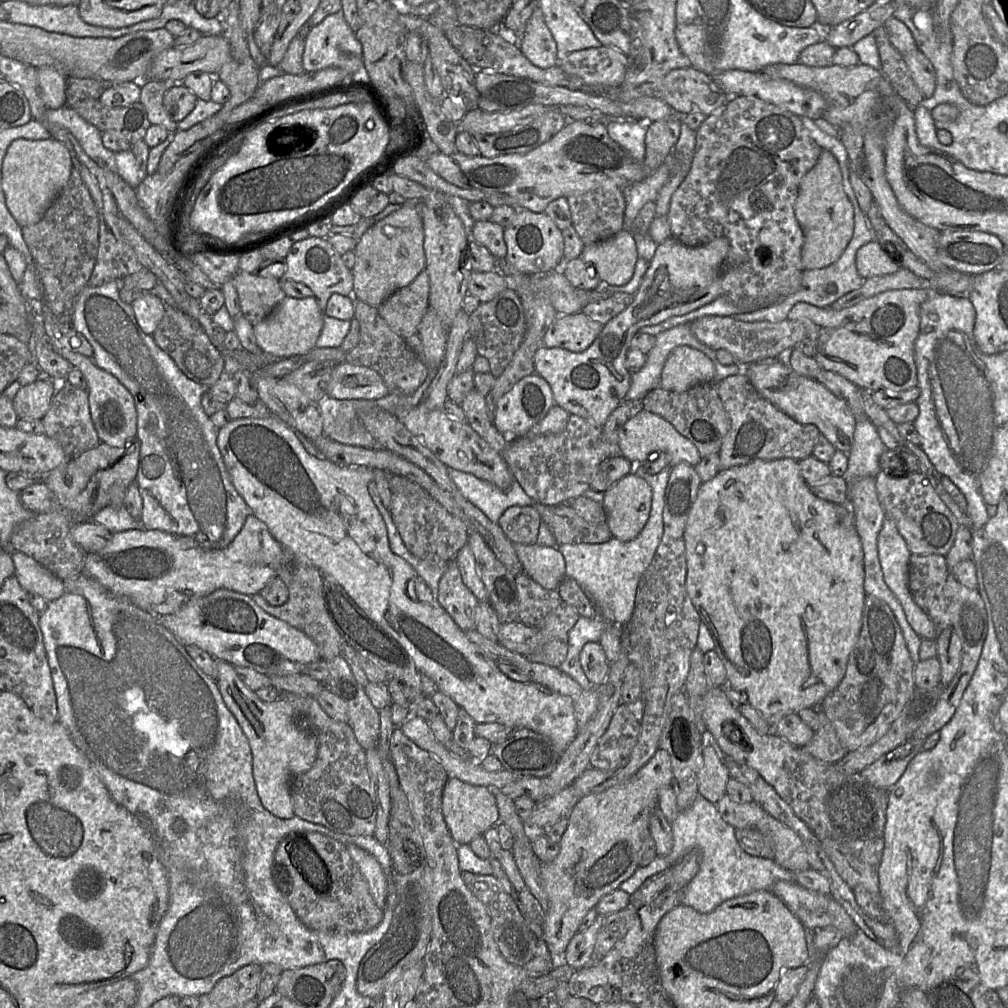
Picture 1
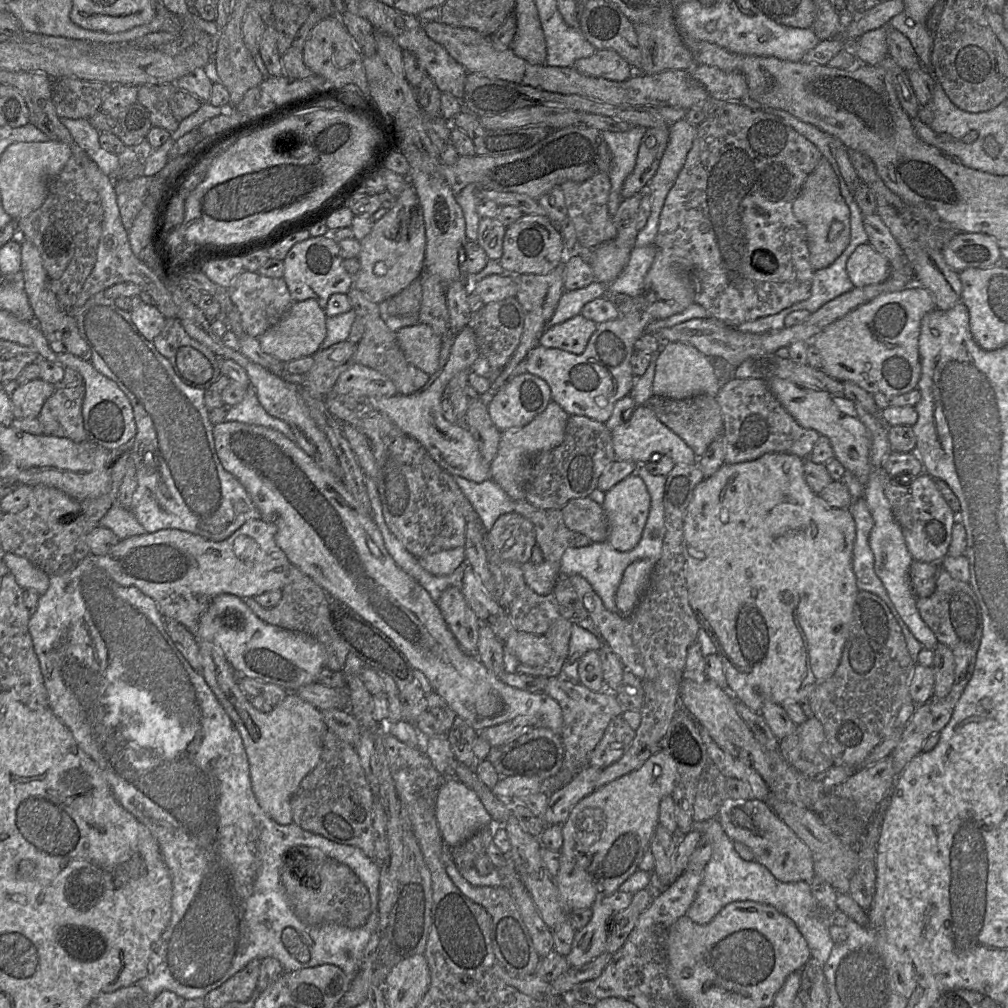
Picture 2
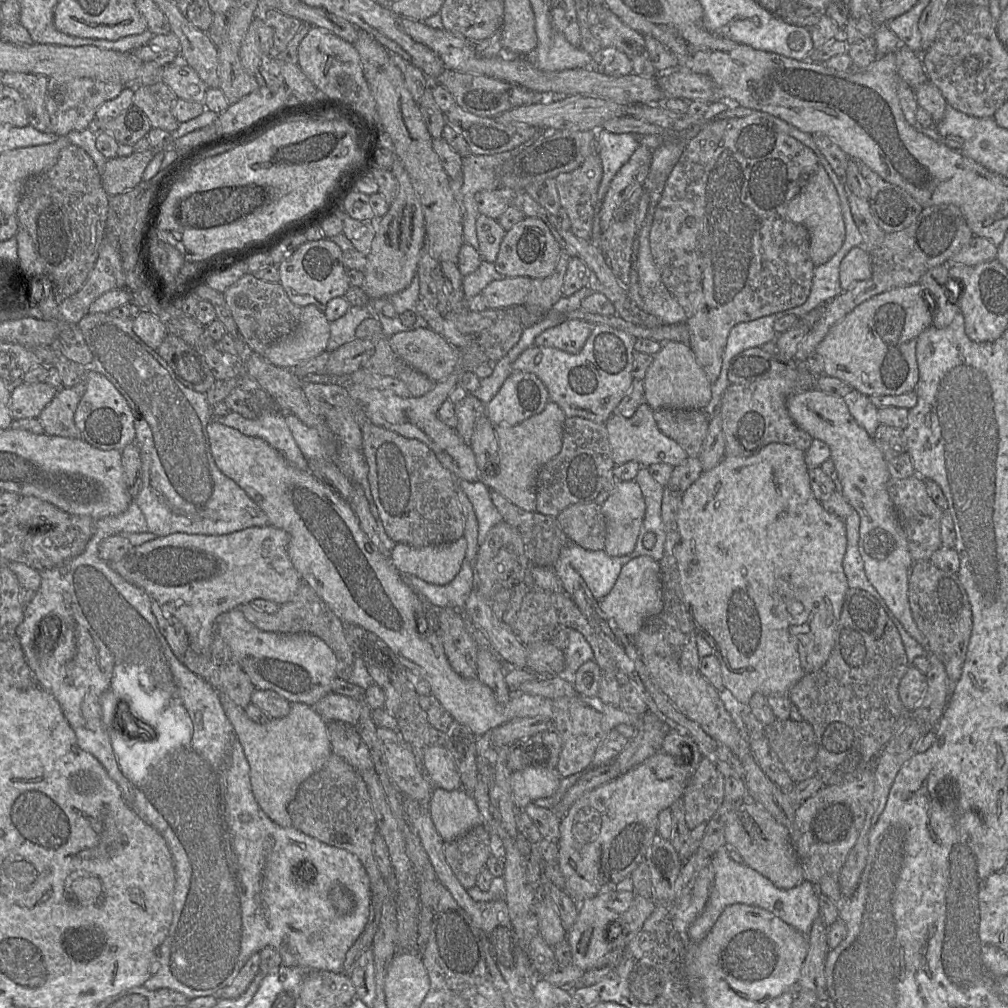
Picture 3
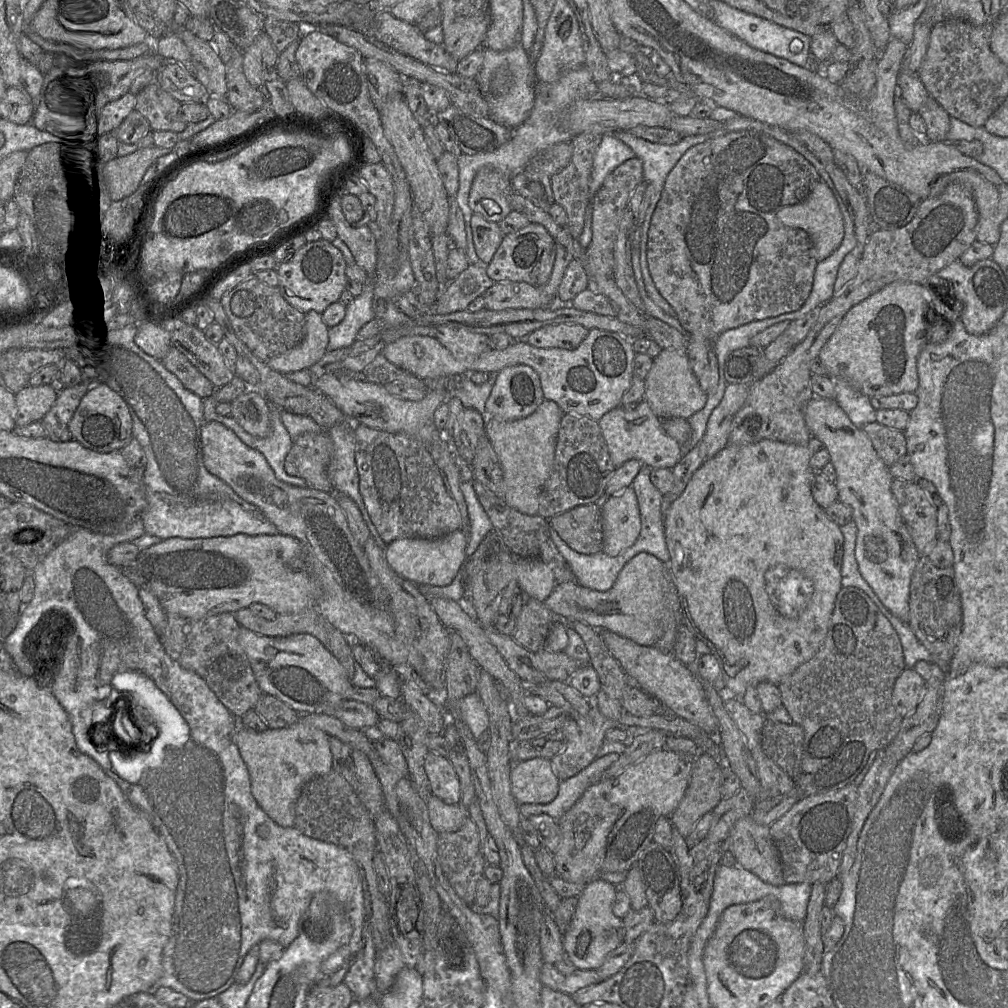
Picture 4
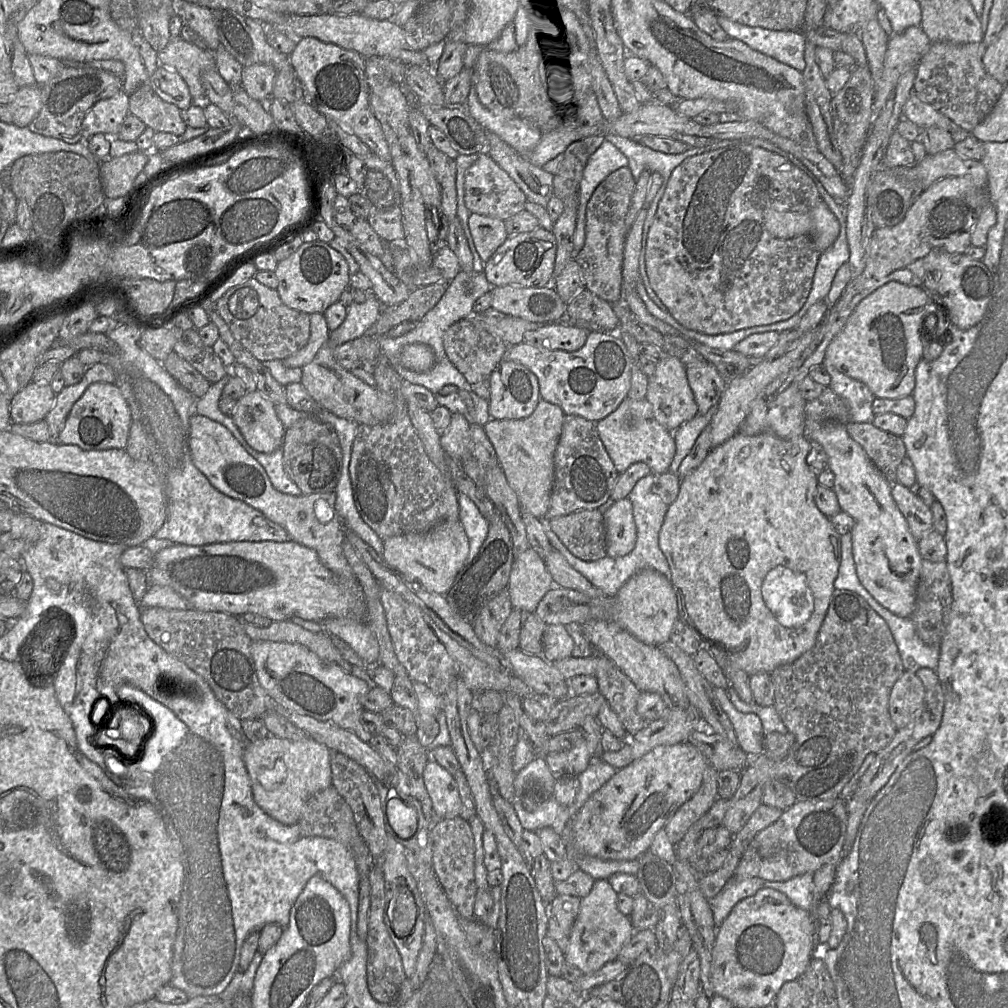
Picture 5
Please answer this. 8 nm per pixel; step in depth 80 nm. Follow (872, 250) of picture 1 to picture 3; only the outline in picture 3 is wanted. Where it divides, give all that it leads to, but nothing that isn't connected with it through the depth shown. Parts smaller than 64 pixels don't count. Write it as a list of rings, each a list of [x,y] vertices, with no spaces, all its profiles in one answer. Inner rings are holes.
[[[866,247],[852,248],[840,264],[839,279],[843,291],[872,275],[872,260]]]

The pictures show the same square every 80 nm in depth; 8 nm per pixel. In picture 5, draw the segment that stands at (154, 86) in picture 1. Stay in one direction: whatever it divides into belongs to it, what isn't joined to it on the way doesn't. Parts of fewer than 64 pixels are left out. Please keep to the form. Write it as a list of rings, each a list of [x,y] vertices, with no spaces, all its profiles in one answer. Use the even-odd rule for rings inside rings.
[[[148,82],[129,95],[129,113],[138,117],[155,132],[181,136],[187,128],[181,117],[181,110],[161,99]]]

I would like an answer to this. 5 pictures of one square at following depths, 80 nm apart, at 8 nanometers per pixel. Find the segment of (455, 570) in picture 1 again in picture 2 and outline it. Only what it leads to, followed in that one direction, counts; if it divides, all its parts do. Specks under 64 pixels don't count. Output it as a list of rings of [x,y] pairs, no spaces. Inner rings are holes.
[[[447,588],[437,603],[462,650],[467,654],[476,654],[480,621],[467,604],[462,588]]]

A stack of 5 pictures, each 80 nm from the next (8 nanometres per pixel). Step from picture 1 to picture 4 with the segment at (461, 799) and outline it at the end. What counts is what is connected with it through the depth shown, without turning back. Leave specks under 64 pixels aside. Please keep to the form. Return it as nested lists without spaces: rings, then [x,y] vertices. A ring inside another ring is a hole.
[[[430,795],[427,804],[431,824],[439,834],[456,831],[469,817],[468,808],[460,802],[446,804],[440,798]]]

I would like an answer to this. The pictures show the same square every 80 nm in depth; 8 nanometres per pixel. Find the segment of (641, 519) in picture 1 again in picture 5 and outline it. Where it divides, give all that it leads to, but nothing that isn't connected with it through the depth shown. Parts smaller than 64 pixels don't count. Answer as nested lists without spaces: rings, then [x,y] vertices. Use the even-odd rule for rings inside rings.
[[[627,498],[615,501],[603,514],[607,556],[622,557],[635,547],[637,528],[633,507]]]

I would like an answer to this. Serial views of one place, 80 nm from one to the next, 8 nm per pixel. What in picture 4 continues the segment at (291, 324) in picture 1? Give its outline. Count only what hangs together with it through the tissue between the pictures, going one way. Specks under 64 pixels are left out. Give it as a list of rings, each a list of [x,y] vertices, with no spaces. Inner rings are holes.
[[[314,310],[305,313],[304,339],[290,351],[270,359],[268,365],[282,374],[309,370],[328,351],[329,329],[322,314]]]

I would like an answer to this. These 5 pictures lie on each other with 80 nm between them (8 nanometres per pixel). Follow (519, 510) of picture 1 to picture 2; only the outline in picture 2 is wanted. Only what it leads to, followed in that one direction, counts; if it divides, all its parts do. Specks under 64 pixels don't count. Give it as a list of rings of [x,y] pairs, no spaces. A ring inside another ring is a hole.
[[[516,512],[501,515],[484,537],[490,565],[514,562],[523,566],[531,561],[535,545],[533,523]]]

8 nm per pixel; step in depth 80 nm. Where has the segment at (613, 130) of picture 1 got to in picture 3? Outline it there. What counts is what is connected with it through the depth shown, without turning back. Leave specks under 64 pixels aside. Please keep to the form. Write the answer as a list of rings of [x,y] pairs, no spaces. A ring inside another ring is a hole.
[[[597,130],[597,153],[603,166],[603,176],[598,189],[599,209],[612,179],[640,146],[637,136],[644,135]]]

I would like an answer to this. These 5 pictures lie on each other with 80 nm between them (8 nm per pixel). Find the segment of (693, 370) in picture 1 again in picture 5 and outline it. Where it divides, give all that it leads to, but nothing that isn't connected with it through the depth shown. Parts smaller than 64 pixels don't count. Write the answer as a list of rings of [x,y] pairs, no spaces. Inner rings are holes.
[[[663,355],[657,362],[653,375],[648,379],[646,399],[652,406],[655,419],[673,432],[697,415],[697,404],[689,386],[686,365],[671,355]]]

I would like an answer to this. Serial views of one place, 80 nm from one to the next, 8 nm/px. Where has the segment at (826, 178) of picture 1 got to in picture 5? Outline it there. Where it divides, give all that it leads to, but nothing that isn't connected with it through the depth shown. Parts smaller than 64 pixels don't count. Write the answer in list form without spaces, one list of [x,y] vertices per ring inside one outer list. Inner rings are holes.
[[[823,200],[806,212],[780,212],[770,208],[765,211],[764,219],[773,237],[789,239],[809,234],[820,252],[832,246],[840,232],[837,217]]]

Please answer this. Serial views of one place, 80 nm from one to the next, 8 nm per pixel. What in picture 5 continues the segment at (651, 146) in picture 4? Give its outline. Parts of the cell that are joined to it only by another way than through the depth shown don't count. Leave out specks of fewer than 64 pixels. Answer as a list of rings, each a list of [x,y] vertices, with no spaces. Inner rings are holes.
[[[608,133],[605,138],[611,141],[628,158],[628,167],[636,180],[644,170],[648,170],[651,173],[658,172],[662,176],[661,186],[648,206],[648,212],[644,222],[647,223],[646,229],[648,229],[648,232],[673,170],[685,159],[693,155],[724,147],[734,141],[720,140],[704,145],[703,147],[692,147],[679,154],[667,154],[653,150],[634,139],[622,137],[615,133]]]

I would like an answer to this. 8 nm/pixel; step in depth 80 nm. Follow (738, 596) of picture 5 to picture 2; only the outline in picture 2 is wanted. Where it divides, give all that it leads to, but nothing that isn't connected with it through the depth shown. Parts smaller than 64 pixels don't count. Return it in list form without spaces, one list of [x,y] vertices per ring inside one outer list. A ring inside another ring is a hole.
[[[766,453],[754,460],[735,464],[724,463],[713,475],[705,477],[693,491],[684,518],[682,553],[685,559],[684,575],[689,604],[699,622],[712,639],[719,655],[728,688],[755,712],[760,712],[766,701],[804,703],[814,689],[829,679],[836,671],[853,621],[853,608],[860,591],[853,571],[852,556],[856,537],[853,516],[849,509],[826,505],[807,484],[804,477],[805,459],[788,453]]]

